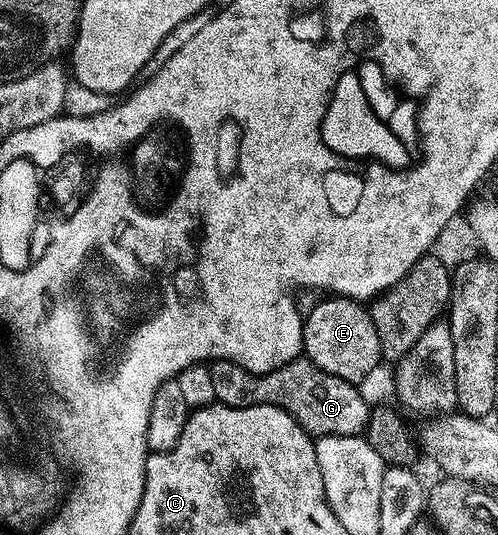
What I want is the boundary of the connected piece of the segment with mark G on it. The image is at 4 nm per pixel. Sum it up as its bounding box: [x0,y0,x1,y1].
[208,355,370,438]

